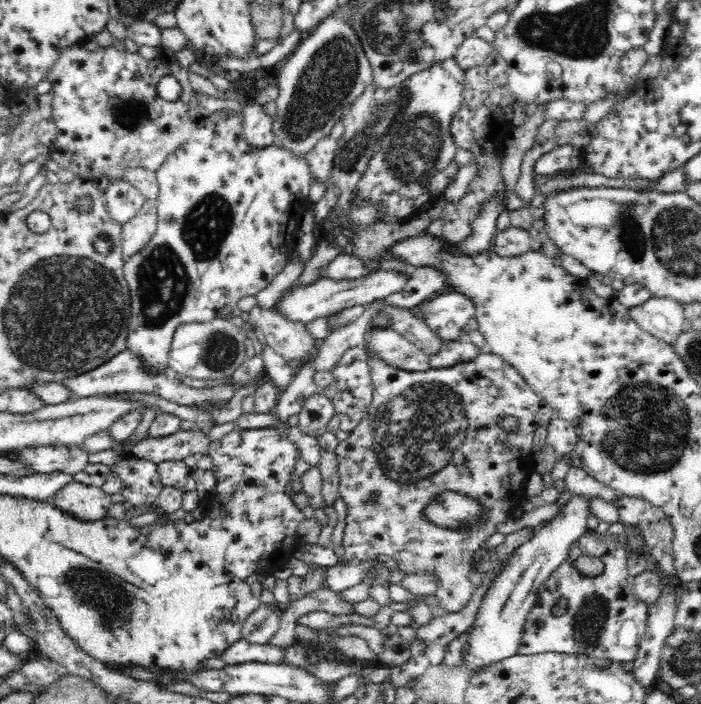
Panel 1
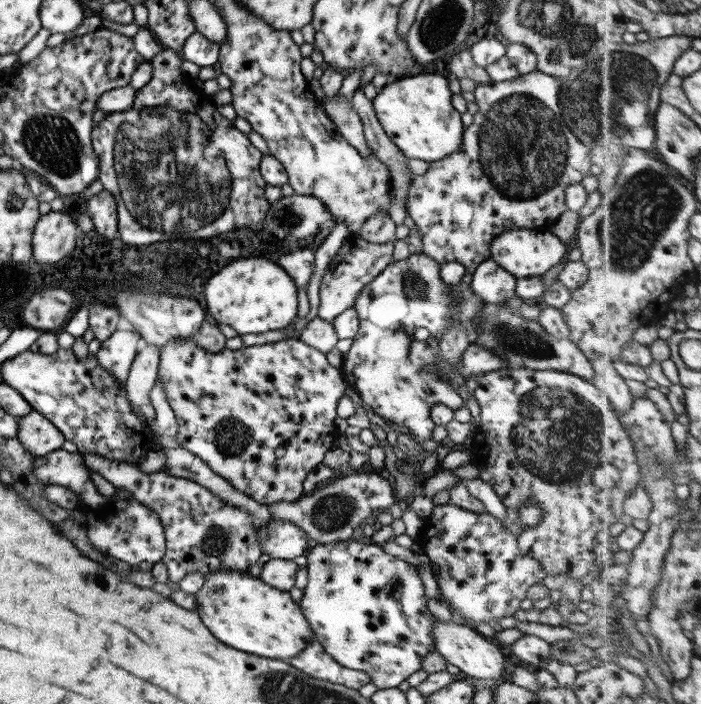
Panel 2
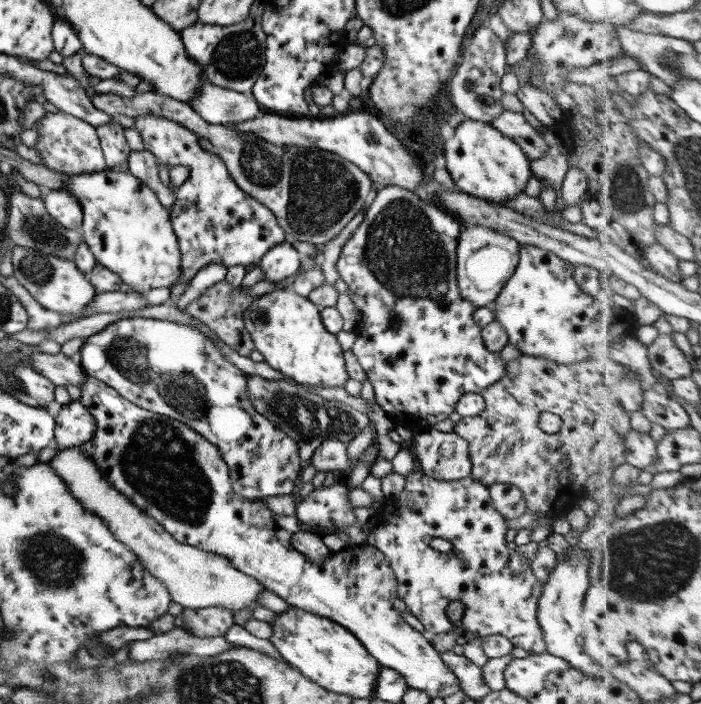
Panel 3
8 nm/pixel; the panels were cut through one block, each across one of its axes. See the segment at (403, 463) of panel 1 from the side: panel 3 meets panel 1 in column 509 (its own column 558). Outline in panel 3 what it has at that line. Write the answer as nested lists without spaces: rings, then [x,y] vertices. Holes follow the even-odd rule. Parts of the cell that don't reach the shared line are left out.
[[[521,353],[518,358],[507,363],[506,376],[503,376],[500,380],[498,380],[498,382],[495,382],[493,385],[488,385],[488,388],[479,392],[484,397],[485,409],[478,414],[478,416],[462,417],[459,420],[459,423],[454,425],[453,428],[453,431],[456,434],[459,434],[462,438],[464,438],[464,440],[466,440],[466,442],[468,442],[468,453],[470,453],[470,460],[472,460],[471,477],[476,480],[476,482],[480,482],[480,484],[487,487],[496,483],[512,484],[523,492],[523,496],[527,502],[527,512],[532,512],[532,514],[536,516],[536,525],[532,528],[532,531],[535,528],[548,526],[548,522],[550,522],[550,520],[556,521],[557,519],[560,519],[568,508],[576,506],[576,504],[589,505],[598,490],[598,485],[603,481],[607,481],[613,475],[614,470],[619,466],[629,462],[629,449],[626,446],[626,439],[622,438],[622,434],[616,430],[616,426],[614,426],[612,422],[610,422],[610,424],[600,422],[600,418],[596,418],[594,410],[590,410],[588,406],[584,406],[584,402],[586,402],[586,400],[582,400],[582,398],[584,398],[584,390],[587,388],[584,388],[584,384],[580,386],[580,384],[576,382],[577,372],[586,372],[589,377],[586,379],[586,382],[590,385],[597,384],[603,389],[607,389],[610,386],[610,383],[616,383],[617,381],[626,379],[626,377],[632,373],[628,370],[628,367],[622,365],[621,363],[617,363],[613,360],[613,358],[609,357],[596,358],[595,362],[584,370],[580,364],[574,363],[572,365],[563,365],[544,357],[535,357]],[[542,412],[553,412],[562,418],[561,429],[556,434],[546,434],[542,429],[540,429],[540,427],[538,427],[538,420]]]

